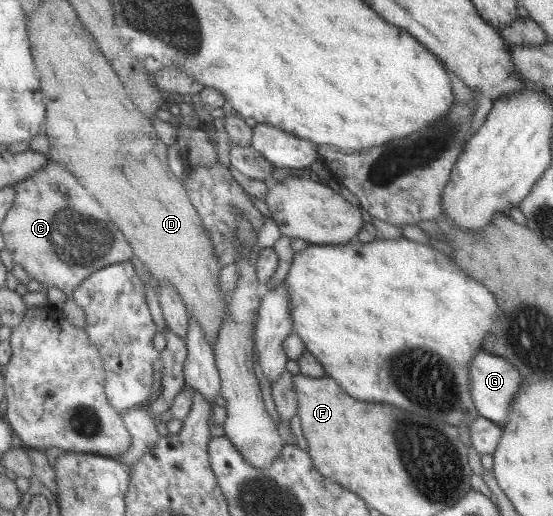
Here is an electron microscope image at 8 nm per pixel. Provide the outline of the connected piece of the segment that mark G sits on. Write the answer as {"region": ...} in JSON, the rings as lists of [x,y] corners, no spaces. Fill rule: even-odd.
{"region":[[[478,350],[478,353],[468,364],[468,377],[468,392],[478,414],[493,422],[496,426],[504,426],[508,418],[510,403],[512,403],[514,395],[518,393],[518,389],[524,381],[523,376],[504,358]]]}

